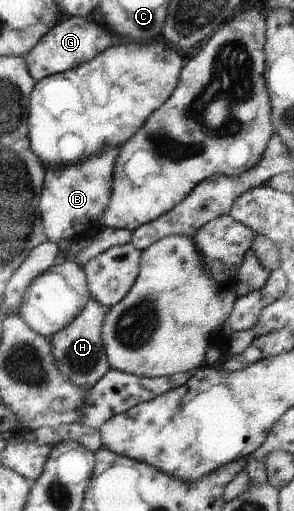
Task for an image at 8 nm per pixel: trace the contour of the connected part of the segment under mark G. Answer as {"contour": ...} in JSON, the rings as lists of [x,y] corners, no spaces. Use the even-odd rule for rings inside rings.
{"contour":[[[80,16],[63,17],[56,26],[44,34],[44,37],[27,53],[24,59],[30,75],[37,82],[90,61],[112,46],[113,39],[114,37],[108,31],[108,25],[100,27],[94,21],[90,21],[90,17],[88,19]]]}

